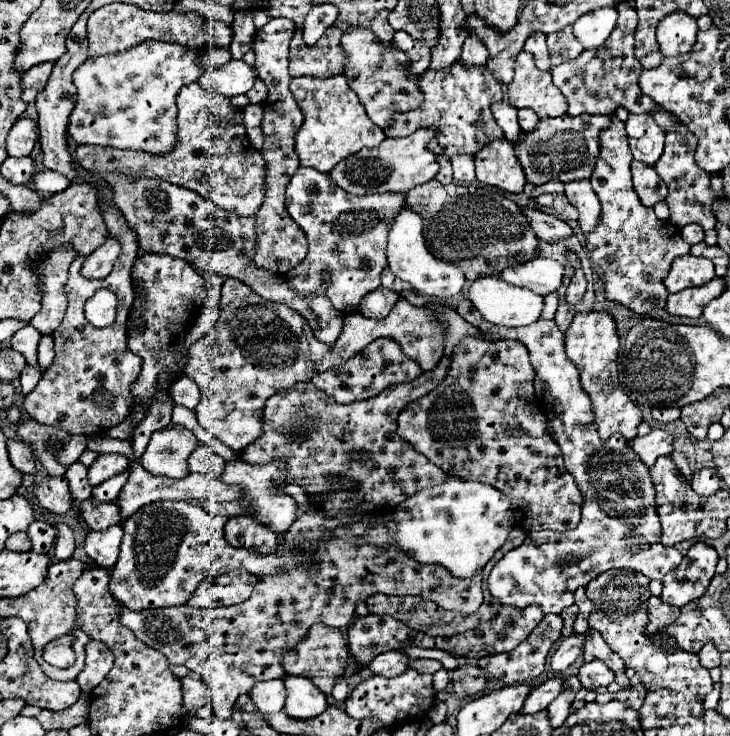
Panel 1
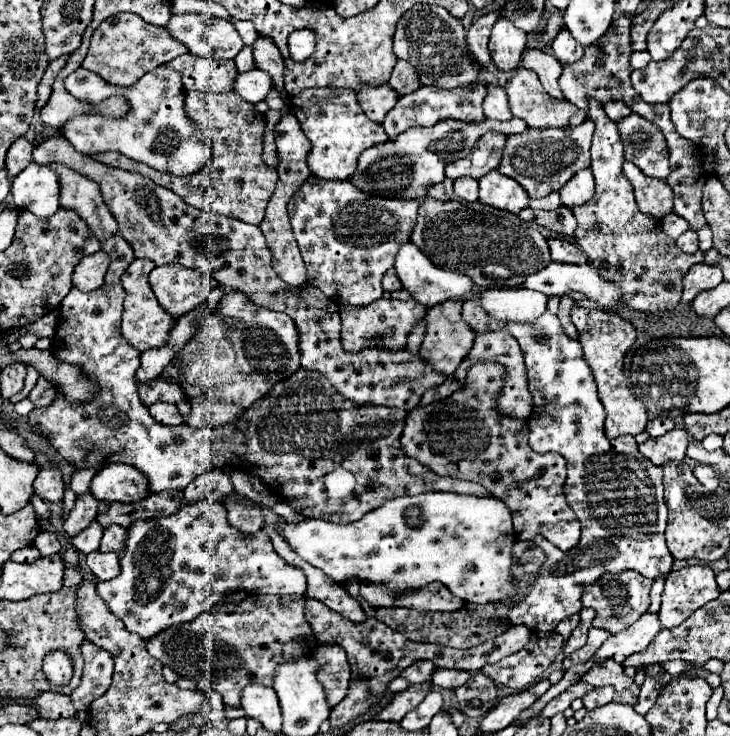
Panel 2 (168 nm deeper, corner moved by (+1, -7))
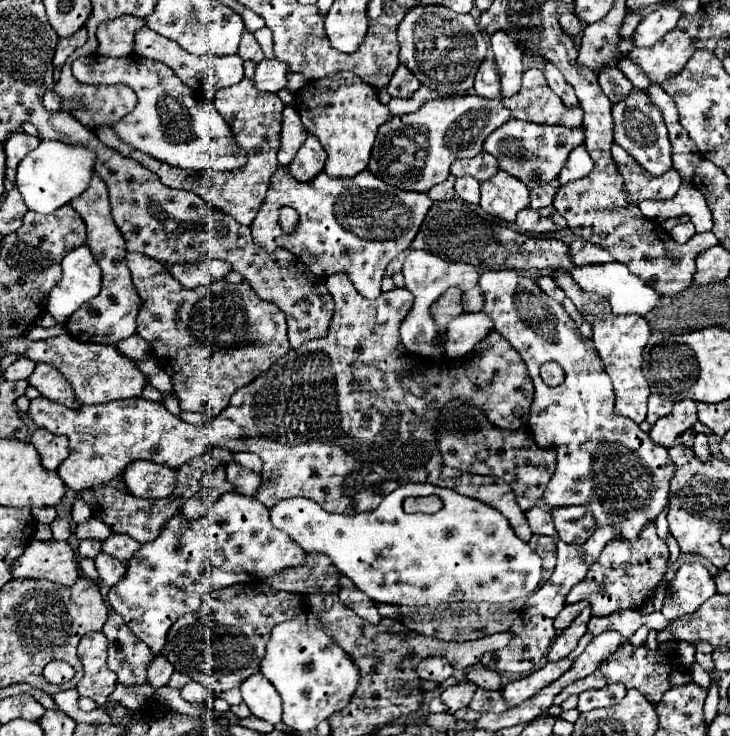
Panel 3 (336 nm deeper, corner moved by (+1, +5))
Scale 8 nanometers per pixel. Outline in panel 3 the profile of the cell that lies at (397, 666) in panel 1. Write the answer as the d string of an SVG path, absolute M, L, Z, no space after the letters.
M426 658L416 666L416 672L422 680L444 682L454 674L454 668L448 664L446 658Z

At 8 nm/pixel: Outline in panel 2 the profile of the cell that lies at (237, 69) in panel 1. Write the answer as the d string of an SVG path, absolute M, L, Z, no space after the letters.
M254 68L250 72L244 72L244 74L238 74L238 80L236 80L236 86L234 90L246 100L246 102L262 102L266 100L268 92L272 90L272 78L266 76L266 72Z

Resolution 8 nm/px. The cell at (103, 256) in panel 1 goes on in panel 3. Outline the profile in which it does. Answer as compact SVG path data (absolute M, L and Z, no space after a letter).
M86 244L66 254L62 272L62 280L48 298L48 310L58 324L64 324L72 312L100 292L100 268Z

